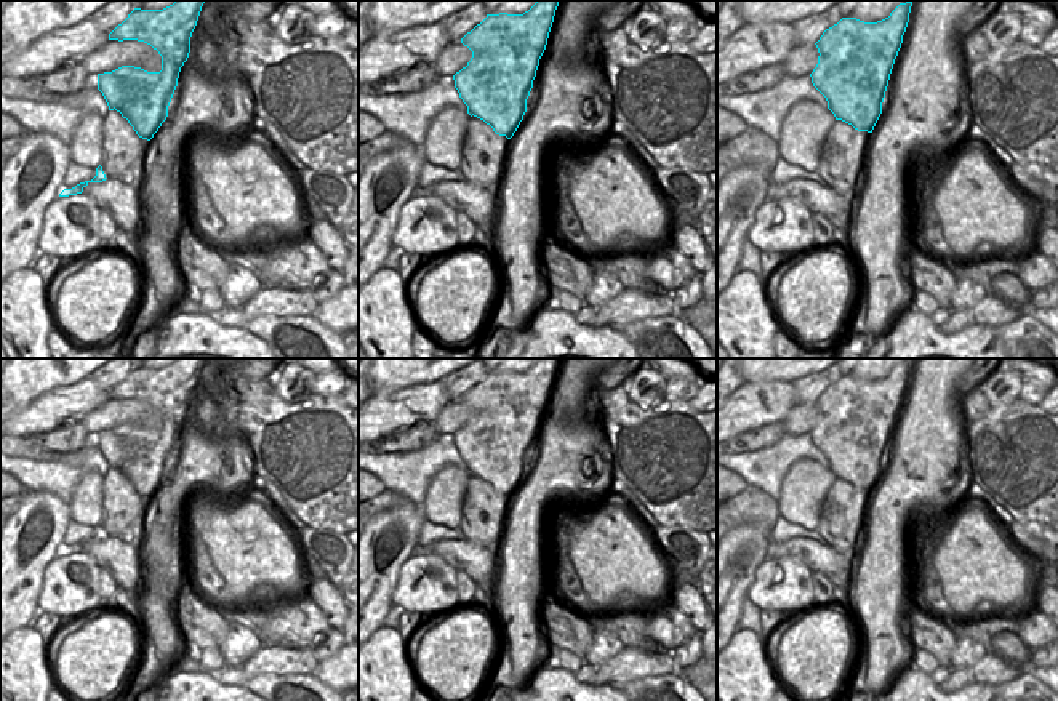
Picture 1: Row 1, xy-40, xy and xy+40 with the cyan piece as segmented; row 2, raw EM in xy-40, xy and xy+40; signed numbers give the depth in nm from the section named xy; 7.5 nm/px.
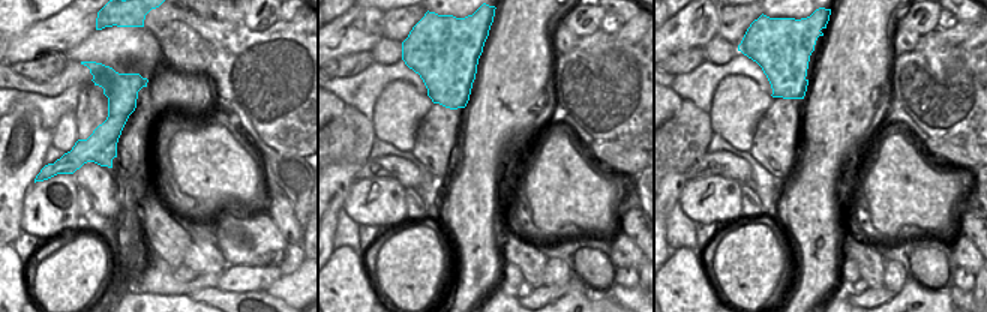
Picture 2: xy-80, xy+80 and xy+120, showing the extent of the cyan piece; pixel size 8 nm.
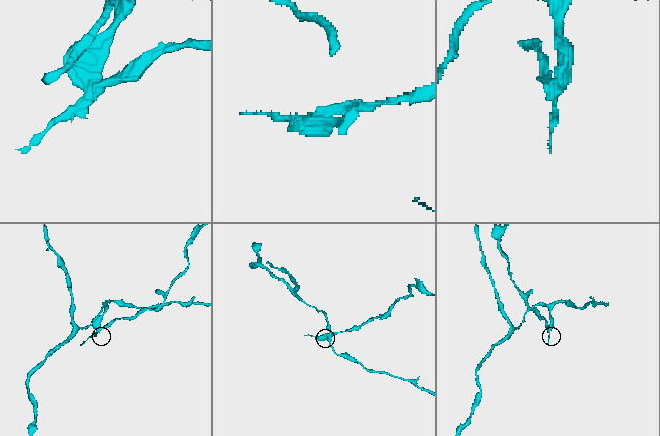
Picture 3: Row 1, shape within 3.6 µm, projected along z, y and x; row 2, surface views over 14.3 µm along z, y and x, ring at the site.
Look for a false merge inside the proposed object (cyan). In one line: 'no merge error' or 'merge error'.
merge error

